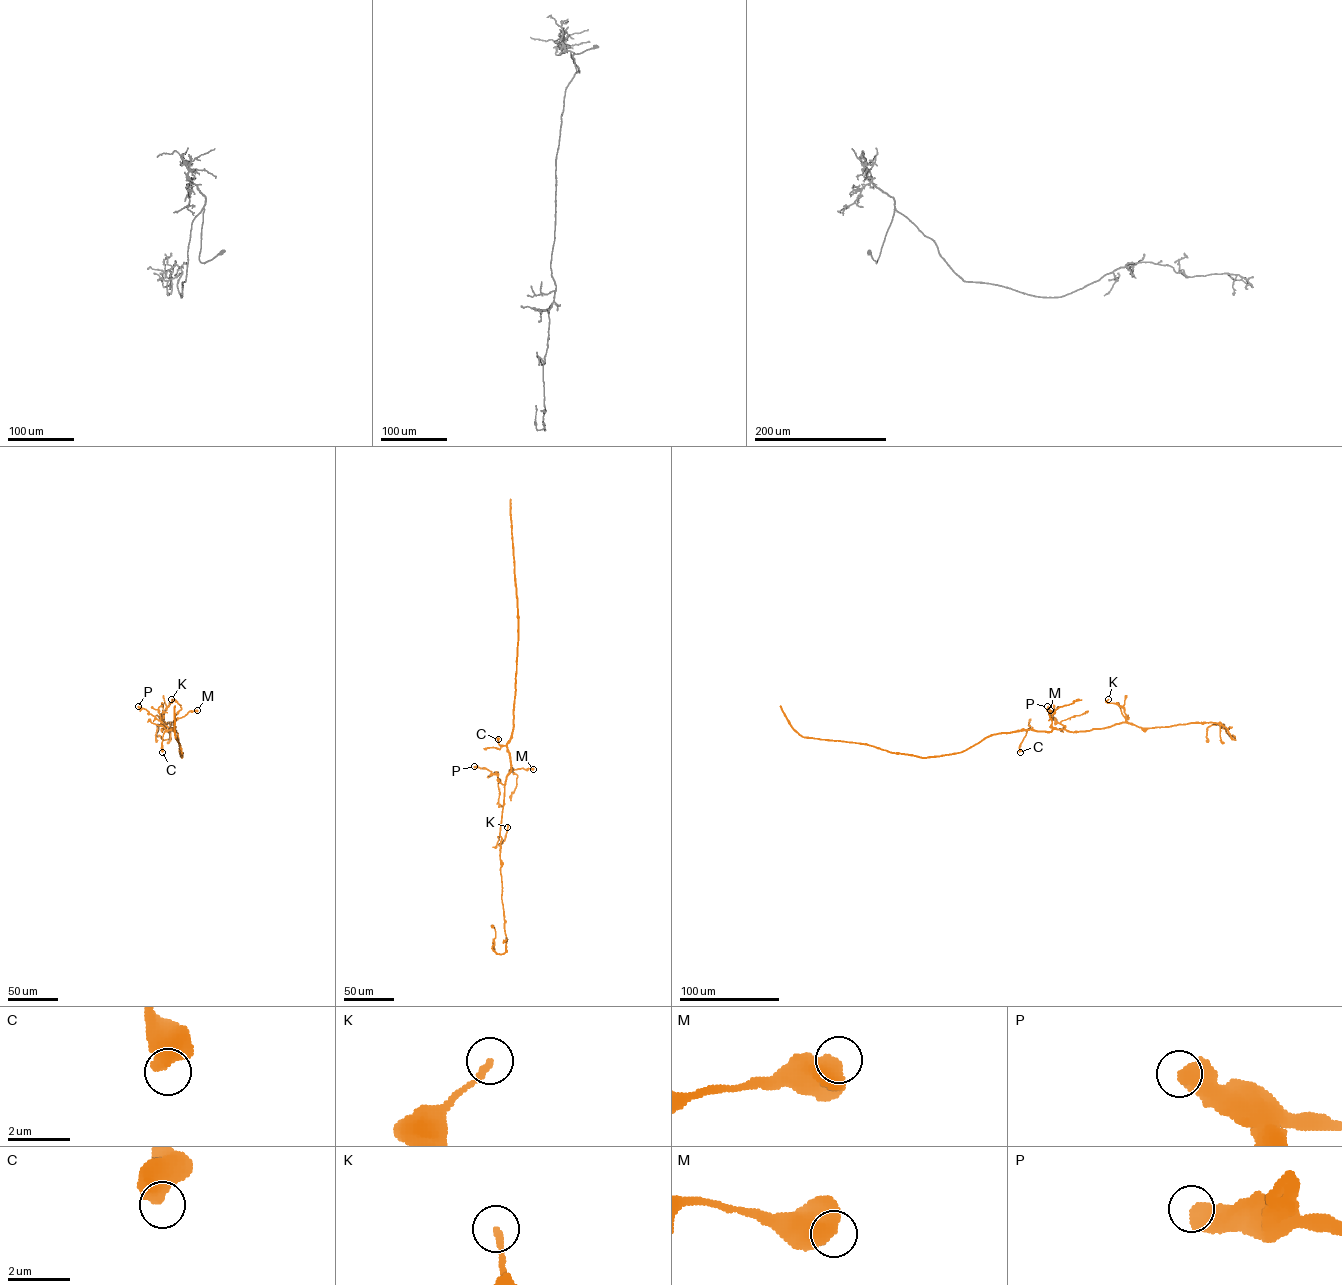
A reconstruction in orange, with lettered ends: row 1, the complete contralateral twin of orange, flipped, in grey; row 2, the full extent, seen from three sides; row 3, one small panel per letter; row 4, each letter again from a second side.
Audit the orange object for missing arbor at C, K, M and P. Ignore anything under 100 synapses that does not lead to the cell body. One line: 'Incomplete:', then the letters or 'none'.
Incomplete: none

